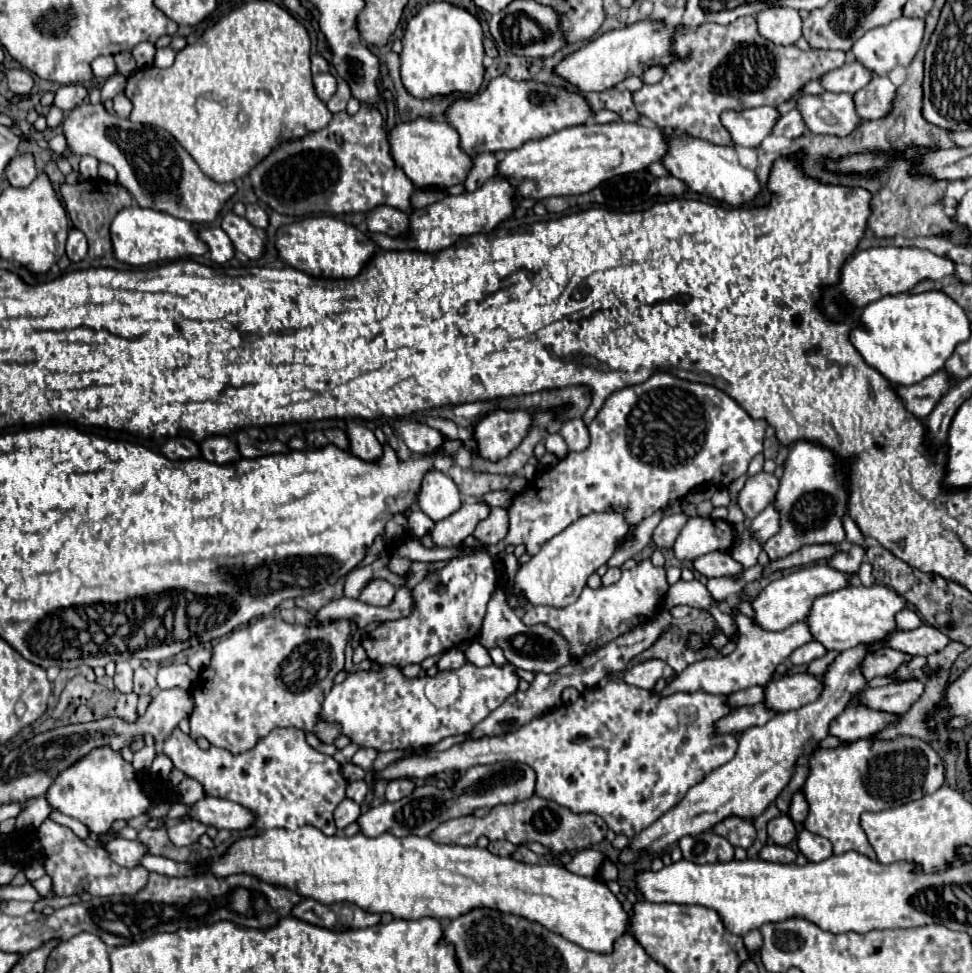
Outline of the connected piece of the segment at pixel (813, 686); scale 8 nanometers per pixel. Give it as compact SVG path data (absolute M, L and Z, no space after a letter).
M788 674L764 684L764 706L776 712L790 712L814 702L820 692L822 684L818 678L808 674Z

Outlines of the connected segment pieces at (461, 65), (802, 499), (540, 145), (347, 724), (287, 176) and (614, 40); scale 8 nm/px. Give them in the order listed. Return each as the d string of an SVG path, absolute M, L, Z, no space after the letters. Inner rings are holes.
M430 2L414 14L404 30L400 70L406 90L416 98L432 98L450 92L478 92L484 78L482 26L468 10L448 2Z
M808 440L794 442L788 450L780 488L772 504L780 514L780 530L762 546L770 560L784 558L808 544L842 542L846 538L842 518L848 514L848 474L844 460L822 444Z
M588 122L506 152L498 162L496 174L516 188L516 198L544 200L548 196L574 196L594 190L608 178L646 170L652 162L662 160L666 150L662 128L644 128L634 122Z
M468 662L458 670L444 670L432 678L430 676L406 678L402 674L402 668L380 664L380 670L360 670L348 674L344 682L334 684L330 694L322 702L320 718L324 718L324 722L340 724L342 734L346 734L350 742L358 744L360 748L374 748L378 752L398 748L418 748L426 744L436 744L448 736L470 732L478 722L482 722L494 708L498 708L510 694L518 690L518 680L520 678L516 676L516 666L512 664L506 664L502 668L494 664L478 668Z
M362 104L360 110L350 116L346 112L336 112L330 124L318 132L308 132L300 140L282 142L260 166L252 168L250 182L258 200L268 204L272 210L286 216L302 216L302 214L342 214L342 212L370 212L372 208L384 204L404 212L412 212L410 196L414 192L414 184L404 176L400 168L394 166L386 132L382 128L384 120L378 108Z
M642 20L642 22L636 22L626 28L610 30L606 34L598 36L596 40L586 42L576 52L564 56L554 66L552 72L558 78L572 84L574 88L578 88L578 92L582 92L582 94L594 92L594 90L602 92L602 90L608 90L614 84L622 82L628 76L642 76L650 64L668 66L672 62L670 48L672 48L674 34L676 34L674 28L662 26L658 20Z

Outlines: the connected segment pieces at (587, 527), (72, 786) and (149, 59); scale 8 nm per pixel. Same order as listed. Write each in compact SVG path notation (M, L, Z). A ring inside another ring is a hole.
M618 512L588 514L578 518L568 530L550 538L536 556L532 556L514 576L514 594L532 606L564 608L576 602L586 580L618 550L618 540L628 538L628 524Z
M108 744L98 746L80 758L80 762L68 766L68 770L62 770L46 790L46 800L50 808L80 820L94 834L106 834L114 820L130 820L140 814L160 818L170 810L168 792L162 788L162 782L156 780L148 784L140 774L134 772L132 762L126 762L122 754L112 750ZM154 792L158 796L156 800Z
M142 42L142 44L136 44L136 46L132 48L132 56L136 58L138 68L152 66L154 54L156 54L156 48L154 48L154 44L150 44L150 42Z

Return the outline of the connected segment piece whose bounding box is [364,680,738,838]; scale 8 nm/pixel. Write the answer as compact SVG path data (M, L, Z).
M602 680L602 686L596 686L592 690L586 690L582 692L582 696L574 702L574 704L566 704L566 706L560 706L540 718L534 718L532 722L524 724L520 730L516 732L508 732L504 736L496 736L496 738L478 738L478 740L466 740L462 744L456 744L452 746L450 750L446 752L428 752L424 756L410 756L410 758L404 758L404 760L398 760L398 762L392 762L390 766L386 766L382 772L374 772L374 770L366 770L366 776L364 776L364 782L368 786L372 786L374 782L378 780L404 780L404 778L426 778L426 776L432 776L432 774L440 774L440 772L446 772L446 770L468 770L472 766L478 766L478 764L492 764L492 762L524 762L528 766L532 766L536 770L536 794L542 796L542 798L548 798L548 800L554 800L558 802L560 806L566 806L570 808L572 812L594 812L598 816L604 818L604 822L608 824L610 830L614 830L616 834L626 834L628 838L634 838L636 834L640 834L640 830L648 828L652 822L656 822L662 814L666 814L670 808L674 808L682 798L684 794L688 792L688 788L696 786L703 778L712 770L714 766L722 766L726 764L734 754L736 754L736 746L738 746L738 740L736 736L732 734L724 734L724 736L716 736L714 734L714 722L720 720L722 716L726 716L730 712L730 708L724 704L726 702L726 696L714 696L714 694L704 694L704 692L694 692L694 694L672 694L672 696L658 696L656 692L650 692L650 690L640 690L636 686L630 686L630 684L624 684L624 682L614 682L614 680Z

